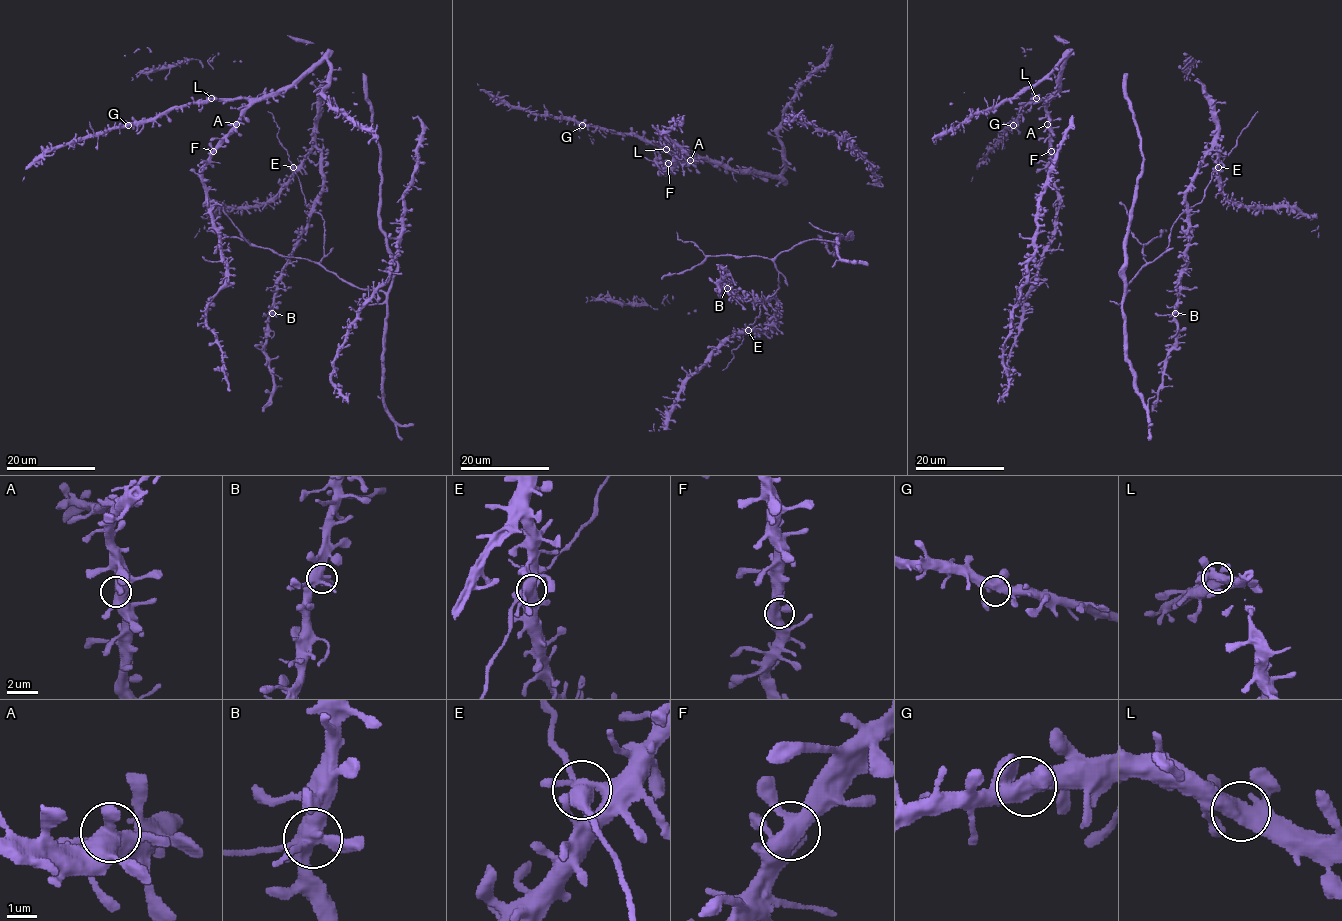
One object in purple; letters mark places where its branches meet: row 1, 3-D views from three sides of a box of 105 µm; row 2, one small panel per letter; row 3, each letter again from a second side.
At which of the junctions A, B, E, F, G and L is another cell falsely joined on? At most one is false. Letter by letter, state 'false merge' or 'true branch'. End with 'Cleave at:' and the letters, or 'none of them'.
A: true branch
B: true branch
E: true branch
F: true branch
G: true branch
L: true branch
Cleave at: none of them

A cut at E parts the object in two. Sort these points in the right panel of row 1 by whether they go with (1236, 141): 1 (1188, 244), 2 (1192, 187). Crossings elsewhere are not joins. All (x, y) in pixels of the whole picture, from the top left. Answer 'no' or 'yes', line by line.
1: no
2: no

